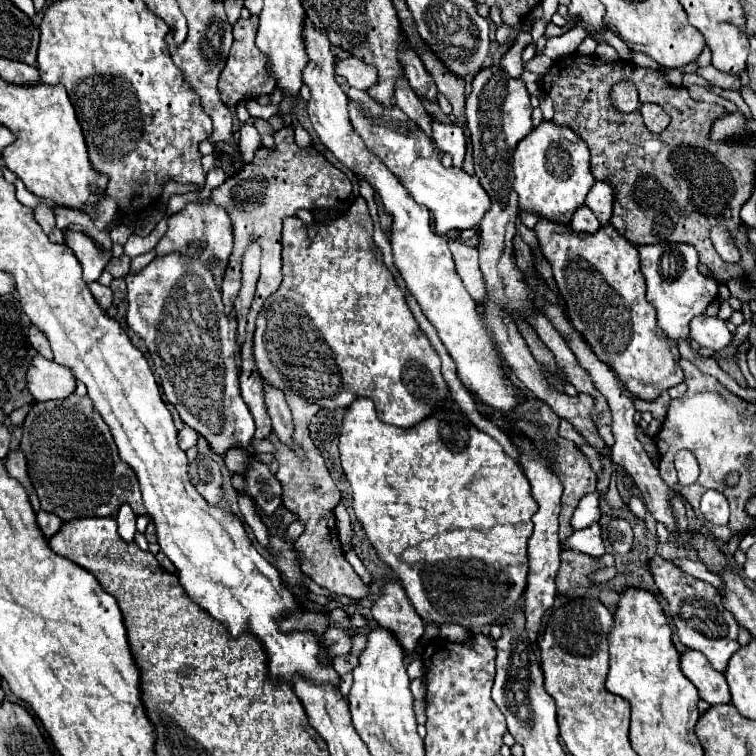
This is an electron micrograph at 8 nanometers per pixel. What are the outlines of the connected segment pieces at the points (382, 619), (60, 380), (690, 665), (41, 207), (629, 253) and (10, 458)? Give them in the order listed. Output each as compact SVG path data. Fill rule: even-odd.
M388 582L384 586L382 598L378 598L372 606L372 614L380 626L396 634L396 640L404 646L404 654L410 656L418 644L418 638L424 634L424 620L416 614L398 582Z
M36 356L28 368L28 390L32 392L36 402L46 400L62 400L74 394L76 376L68 366L48 360L44 356Z
M688 650L686 654L682 654L680 668L686 674L686 678L696 686L704 702L708 702L710 706L730 702L730 690L724 674L716 672L702 652Z
M40 202L36 208L34 208L34 218L36 222L42 226L42 230L48 234L54 226L56 226L56 218L54 218L54 208L48 206L46 202Z
M542 218L536 224L534 232L544 258L552 266L554 280L558 292L566 302L566 312L572 326L584 336L584 340L600 358L600 362L604 362L616 372L624 388L636 398L656 400L664 390L680 384L684 380L684 374L678 366L680 352L676 348L676 342L660 330L656 322L656 310L646 300L646 282L640 272L638 248L626 238L622 238L612 224L602 226L596 234L578 234L570 226L560 226Z
M18 448L18 450L12 450L6 458L4 458L4 466L8 470L8 474L12 478L16 478L28 492L28 498L30 498L30 504L34 510L40 510L40 502L38 502L38 496L30 484L30 478L28 478L28 470L26 470L26 456L24 452Z

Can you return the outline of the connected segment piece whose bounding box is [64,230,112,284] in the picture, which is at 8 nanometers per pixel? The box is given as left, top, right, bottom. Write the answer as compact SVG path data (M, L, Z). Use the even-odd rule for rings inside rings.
M74 230L64 232L64 242L66 242L66 246L70 246L74 256L82 264L82 268L84 268L84 282L86 284L96 282L98 276L102 274L106 262L112 258L112 252L98 248L92 238L88 238L82 232L74 232Z

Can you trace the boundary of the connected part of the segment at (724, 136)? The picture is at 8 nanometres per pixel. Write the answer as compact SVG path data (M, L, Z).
M736 112L736 114L726 114L724 118L714 122L710 140L718 142L718 140L728 140L728 138L744 138L748 134L750 134L750 130L744 124L742 112Z

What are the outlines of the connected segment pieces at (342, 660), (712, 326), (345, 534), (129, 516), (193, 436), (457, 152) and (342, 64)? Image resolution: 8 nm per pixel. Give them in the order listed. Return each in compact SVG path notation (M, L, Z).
M344 654L344 656L336 656L332 660L332 666L340 676L344 676L346 672L352 672L356 668L356 662L358 662L358 658L354 654Z
M698 314L690 322L690 336L700 346L712 348L714 352L726 348L732 340L732 334L726 328L726 322L720 320L718 316L706 316L706 314Z
M344 504L336 506L334 516L336 516L336 530L338 530L338 536L340 536L340 542L342 542L342 550L348 552L354 546L352 546L352 526L350 526L350 518L348 518Z
M122 504L116 520L118 520L118 534L122 536L122 540L132 542L136 534L136 514L132 512L132 508L128 504Z
M184 426L180 432L178 432L178 444L182 450L188 450L192 446L196 446L198 442L198 434L194 430L190 430L188 426Z
M430 116L430 118L432 118L432 138L434 138L436 146L442 152L452 154L454 166L460 168L464 154L466 154L466 138L464 138L462 128L454 126L454 124L442 124L442 122L438 122L436 116Z
M348 58L336 62L336 74L344 76L352 88L368 90L378 82L378 74L374 66L360 62L358 58Z

